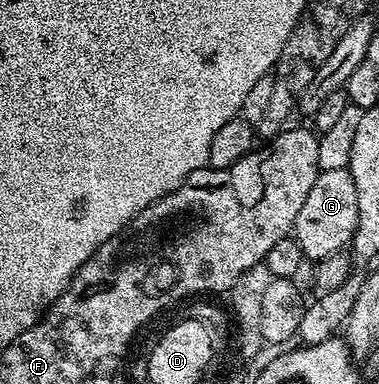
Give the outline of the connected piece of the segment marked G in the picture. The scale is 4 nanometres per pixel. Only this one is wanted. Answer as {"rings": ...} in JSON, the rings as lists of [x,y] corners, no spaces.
{"rings":[[[350,167],[323,170],[320,171],[317,182],[313,182],[301,211],[297,213],[293,238],[301,246],[304,257],[314,262],[334,252],[344,251],[354,241],[358,221],[357,186],[353,182]]]}

